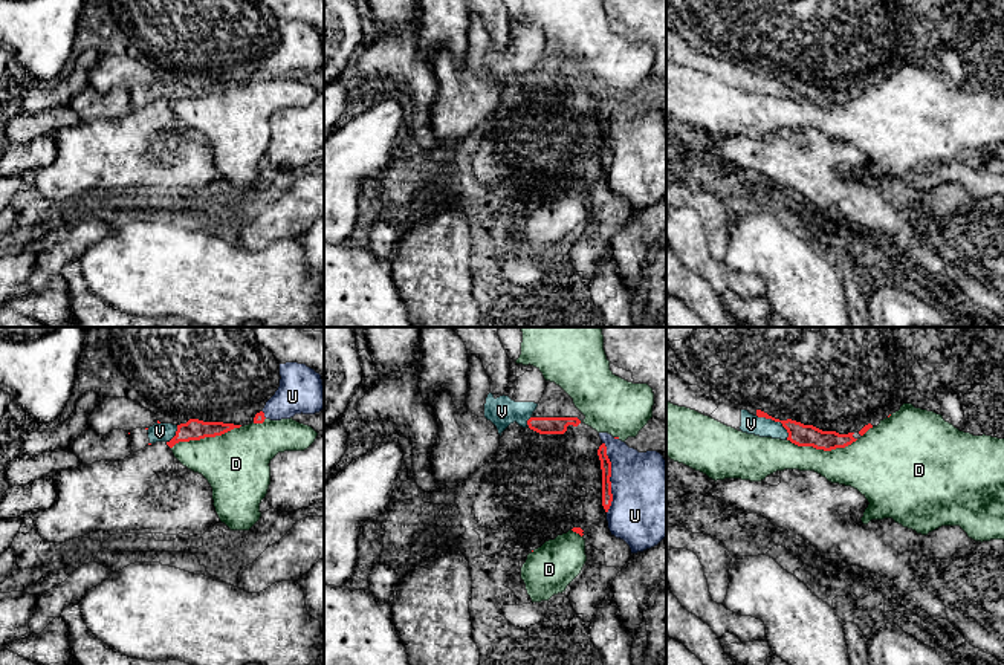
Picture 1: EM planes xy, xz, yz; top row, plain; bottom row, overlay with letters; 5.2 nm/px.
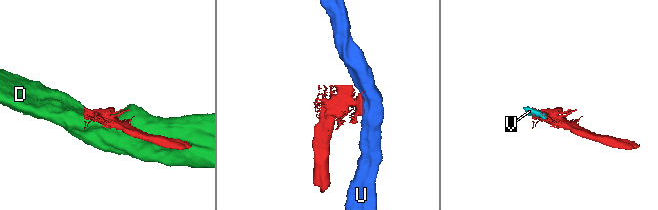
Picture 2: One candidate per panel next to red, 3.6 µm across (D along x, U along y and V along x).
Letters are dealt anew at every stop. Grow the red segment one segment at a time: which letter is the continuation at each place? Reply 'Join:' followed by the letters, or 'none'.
Join: V

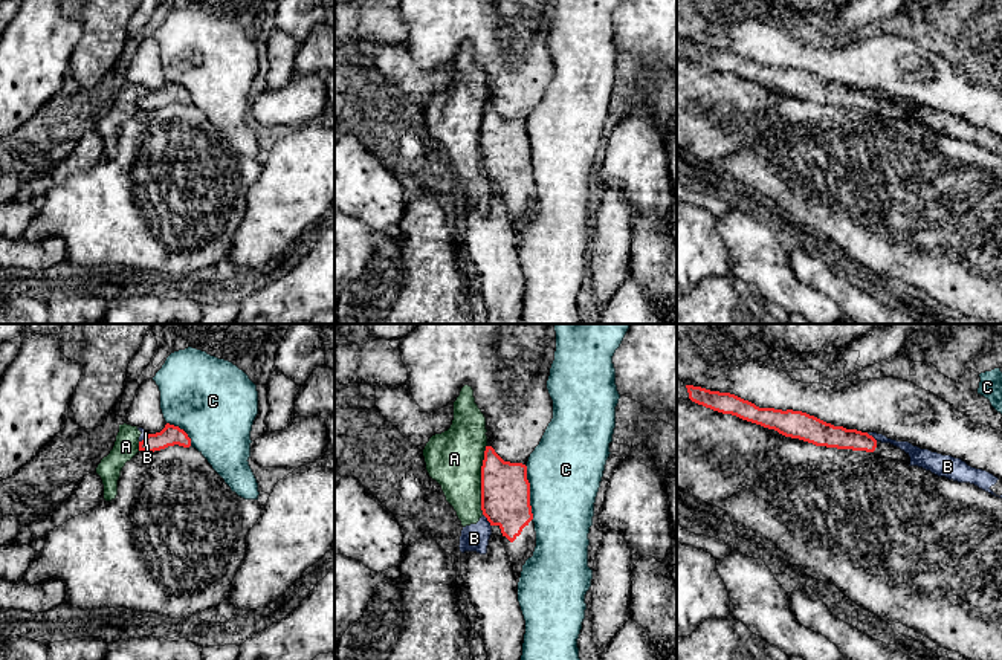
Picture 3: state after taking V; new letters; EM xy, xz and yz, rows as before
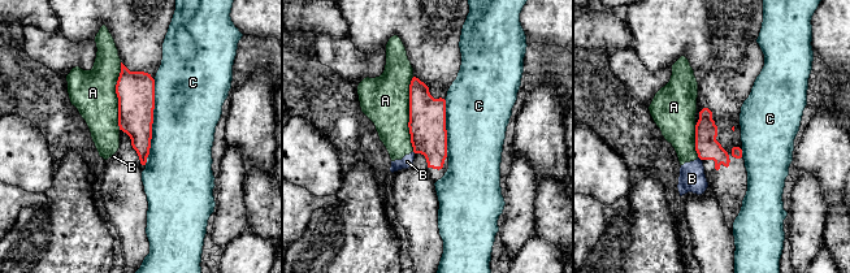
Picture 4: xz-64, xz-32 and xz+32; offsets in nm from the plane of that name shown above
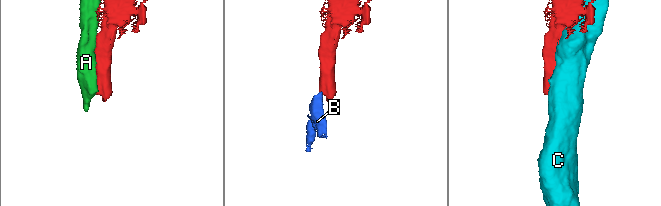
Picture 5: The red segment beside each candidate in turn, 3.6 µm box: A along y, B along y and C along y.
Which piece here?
Join: none

